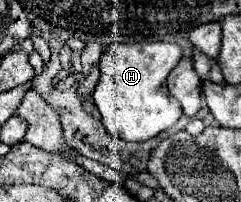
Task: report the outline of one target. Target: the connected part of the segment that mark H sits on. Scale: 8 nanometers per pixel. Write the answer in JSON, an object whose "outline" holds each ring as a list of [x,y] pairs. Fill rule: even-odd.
{"outline":[[[169,42],[111,44],[101,56],[101,78],[91,94],[103,126],[119,140],[145,142],[169,130],[179,118],[179,102],[167,92],[167,76],[179,64],[181,48]]]}

